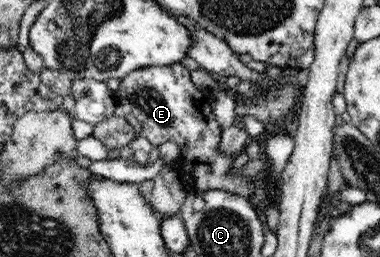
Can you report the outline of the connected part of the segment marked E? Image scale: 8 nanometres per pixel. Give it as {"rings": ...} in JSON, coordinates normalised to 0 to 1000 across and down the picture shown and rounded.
{"rings":[[[474,241],[445,257],[395,257],[345,276],[316,311],[313,346],[305,358],[311,405],[316,405],[316,444],[329,451],[358,521],[392,541],[403,568],[418,568],[434,549],[461,549],[471,564],[474,630],[455,638],[453,650],[484,708],[495,751],[537,755],[553,739],[589,739],[653,767],[663,802],[689,805],[705,774],[700,751],[711,751],[711,720],[695,720],[689,704],[668,704],[658,689],[616,689],[603,673],[611,619],[589,611],[589,599],[611,595],[584,588],[584,502],[558,436],[561,370],[563,358],[550,342],[516,335],[516,319],[505,311],[505,276],[495,272],[489,257],[479,257]]]}

